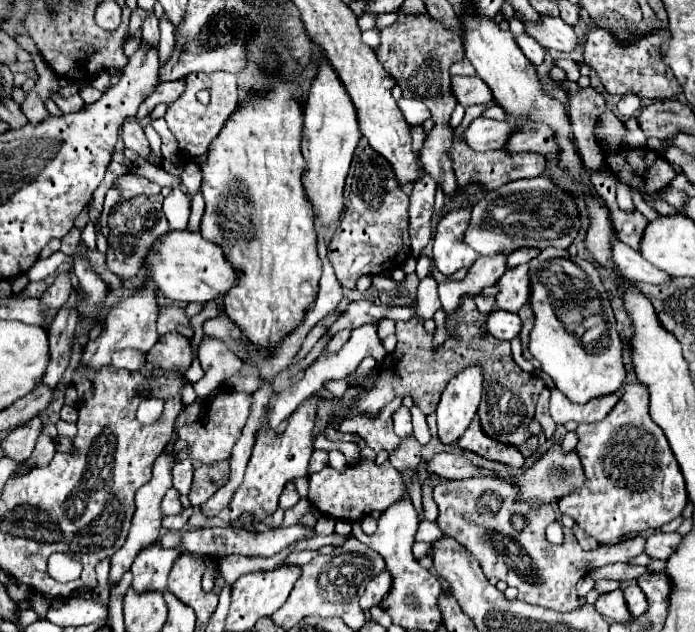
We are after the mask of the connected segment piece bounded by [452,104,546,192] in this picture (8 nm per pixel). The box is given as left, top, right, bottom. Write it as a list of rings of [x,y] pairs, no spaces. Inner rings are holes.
[[[478,104],[478,106],[472,106],[472,108],[466,108],[466,114],[464,114],[464,120],[460,122],[458,128],[454,128],[454,134],[452,134],[452,168],[454,168],[454,174],[456,174],[456,184],[458,188],[466,188],[468,184],[478,184],[482,186],[484,192],[490,192],[506,182],[512,182],[512,180],[520,180],[520,178],[534,178],[534,176],[540,176],[546,172],[546,158],[542,154],[508,154],[508,152],[474,152],[462,138],[464,130],[472,124],[474,118],[478,118],[482,112],[486,110],[486,106]]]

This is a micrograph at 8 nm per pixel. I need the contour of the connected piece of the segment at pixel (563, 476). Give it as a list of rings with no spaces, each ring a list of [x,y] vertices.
[[[552,446],[548,450],[548,454],[544,454],[540,460],[536,460],[520,478],[510,478],[510,480],[520,488],[520,496],[526,502],[532,502],[538,506],[538,504],[558,502],[564,494],[570,494],[572,490],[580,488],[584,484],[584,472],[582,472],[576,452],[570,452],[564,456],[560,446]]]

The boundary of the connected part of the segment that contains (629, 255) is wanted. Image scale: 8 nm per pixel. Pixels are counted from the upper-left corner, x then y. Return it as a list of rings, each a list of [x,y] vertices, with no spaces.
[[[620,240],[612,242],[612,260],[620,276],[628,280],[638,280],[638,282],[648,282],[648,284],[664,284],[670,280],[668,274],[652,266],[648,260],[640,256],[638,250],[630,248],[628,244]]]

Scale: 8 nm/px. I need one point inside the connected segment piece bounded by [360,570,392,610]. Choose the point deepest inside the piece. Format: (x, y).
(378, 587)

